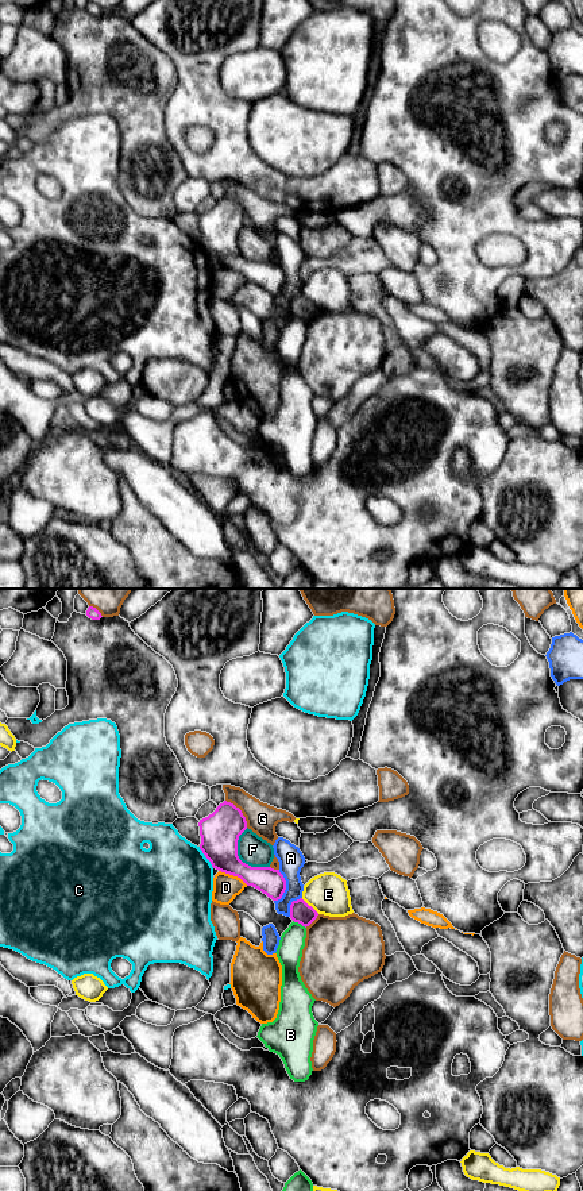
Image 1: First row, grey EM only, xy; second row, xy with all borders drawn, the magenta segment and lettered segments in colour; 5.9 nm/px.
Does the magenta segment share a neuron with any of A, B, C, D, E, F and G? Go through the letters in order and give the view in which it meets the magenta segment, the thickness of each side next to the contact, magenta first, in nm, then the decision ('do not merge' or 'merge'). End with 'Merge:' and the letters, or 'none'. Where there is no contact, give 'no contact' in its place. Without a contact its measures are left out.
A: xy | 160/150 nm | do not merge
B: xy | 130/160 nm | do not merge
C: xy | 240/480 nm | do not merge
D: xy | 220/160 nm | do not merge
E: xy | 130/240 nm | do not merge
F: xy | 240/180 nm | do not merge
G: xy | 240/190 nm | do not merge
Merge: none

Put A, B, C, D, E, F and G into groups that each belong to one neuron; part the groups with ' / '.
A / B / C / D / E / F / G

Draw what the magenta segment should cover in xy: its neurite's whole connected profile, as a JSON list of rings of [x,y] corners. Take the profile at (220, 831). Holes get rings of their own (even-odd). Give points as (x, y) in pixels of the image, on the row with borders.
[[[224,801],[208,817],[200,820],[200,849],[212,867],[240,878],[247,886],[252,886],[273,901],[282,898],[286,880],[279,870],[271,867],[251,867],[238,856],[239,836],[247,829],[247,821],[242,810]]]

